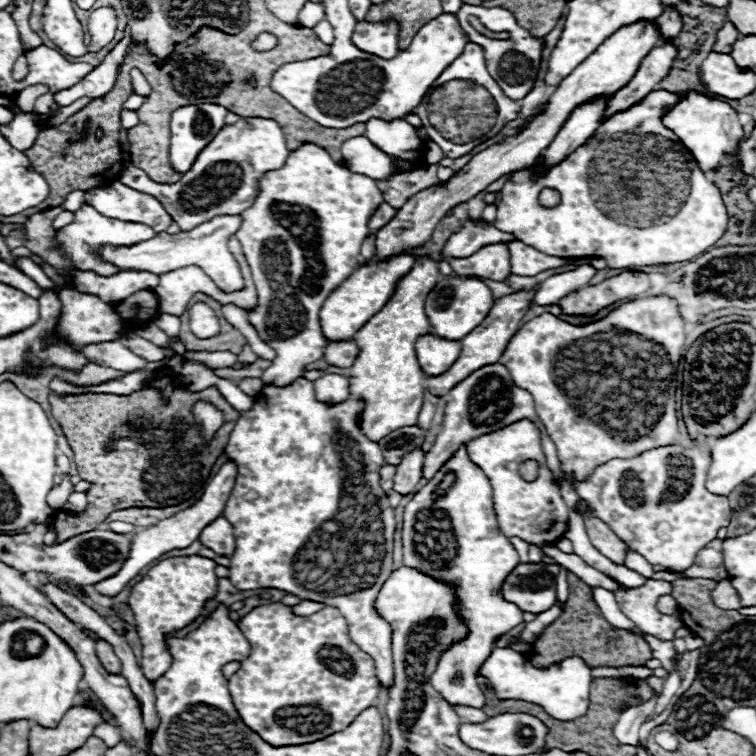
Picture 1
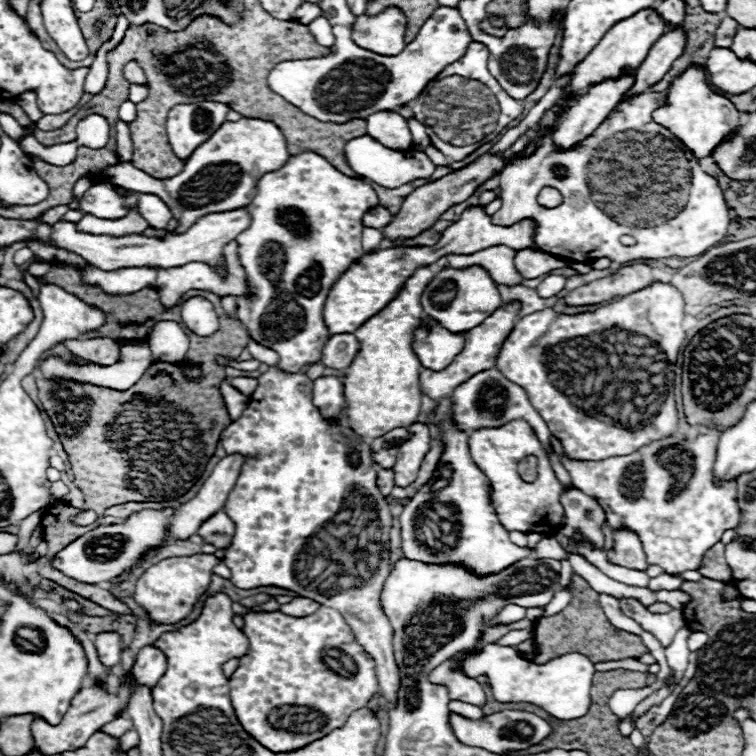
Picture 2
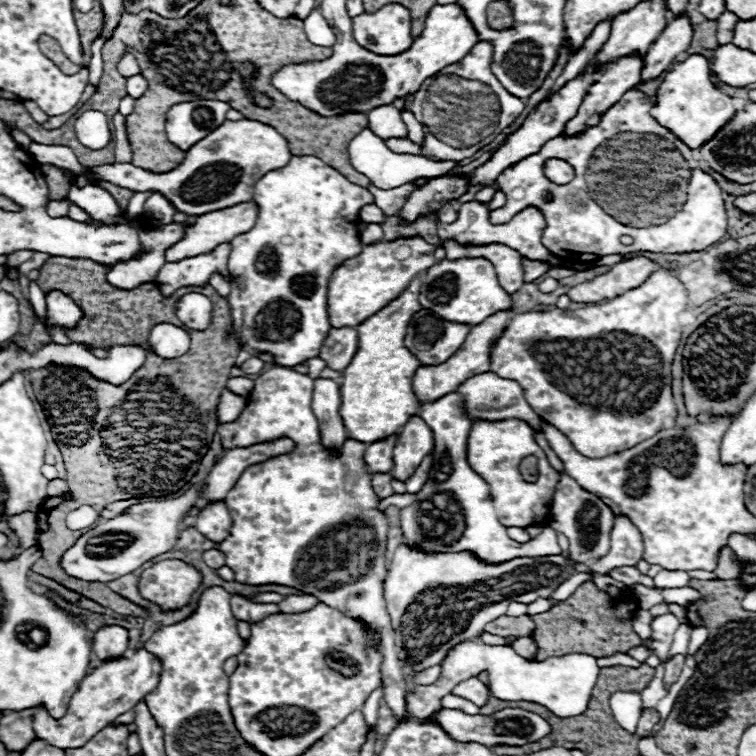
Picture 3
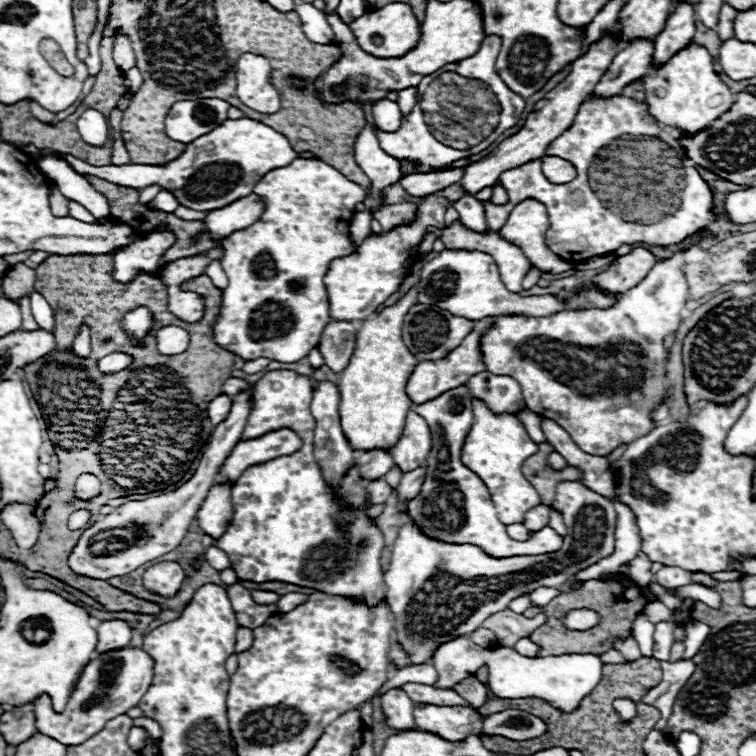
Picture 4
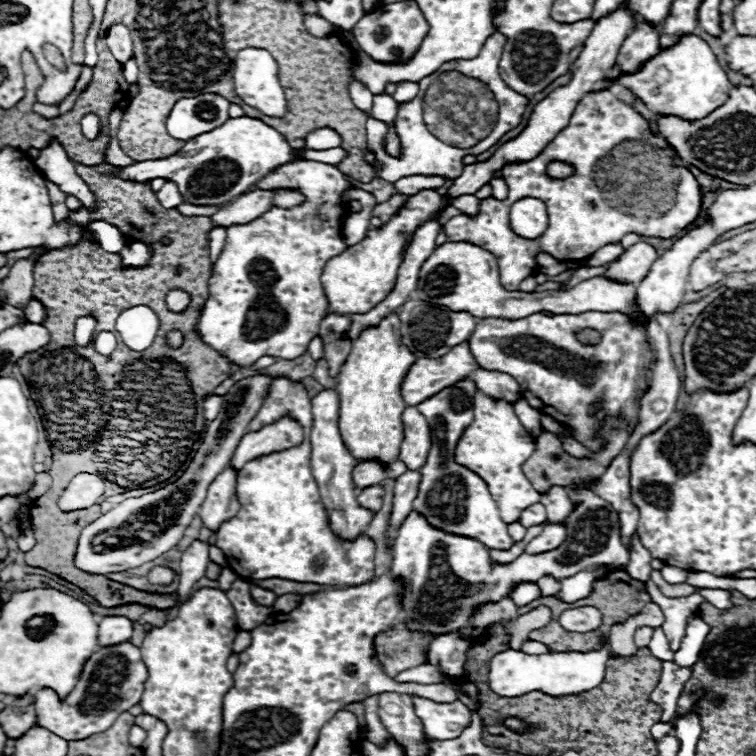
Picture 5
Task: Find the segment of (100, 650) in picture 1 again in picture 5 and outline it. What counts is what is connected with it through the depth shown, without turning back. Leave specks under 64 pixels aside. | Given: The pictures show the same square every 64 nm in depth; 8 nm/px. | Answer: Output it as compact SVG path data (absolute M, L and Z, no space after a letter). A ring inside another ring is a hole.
M104 616L98 630L98 644L120 644L130 640L132 622L126 616Z

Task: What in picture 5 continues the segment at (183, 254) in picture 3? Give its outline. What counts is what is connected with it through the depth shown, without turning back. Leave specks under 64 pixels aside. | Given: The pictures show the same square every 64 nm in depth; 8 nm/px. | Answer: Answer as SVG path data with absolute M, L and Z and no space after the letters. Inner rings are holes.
M254 190L244 196L244 200L234 200L220 208L212 218L214 226L232 226L232 224L246 224L268 212L272 206L278 208L292 208L292 204L302 204L304 194L298 190Z

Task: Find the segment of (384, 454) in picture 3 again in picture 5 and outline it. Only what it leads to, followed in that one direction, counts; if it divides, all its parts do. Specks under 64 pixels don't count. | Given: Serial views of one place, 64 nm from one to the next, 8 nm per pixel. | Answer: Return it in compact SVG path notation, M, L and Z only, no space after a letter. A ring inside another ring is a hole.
M364 460L364 462L358 462L352 470L352 480L358 488L368 488L368 486L374 486L378 482L382 482L386 478L386 472L384 468L374 462L374 460Z

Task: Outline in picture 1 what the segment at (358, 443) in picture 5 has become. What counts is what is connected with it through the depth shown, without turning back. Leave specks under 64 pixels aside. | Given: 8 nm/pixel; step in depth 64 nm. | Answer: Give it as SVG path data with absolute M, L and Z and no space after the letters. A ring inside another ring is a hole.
M422 256L412 272L400 280L392 300L354 336L360 354L354 366L350 366L350 396L364 400L360 430L374 442L396 428L416 426L424 396L424 372L418 364L414 344L422 332L432 330L424 314L424 296L434 288L436 280L440 280L436 262Z

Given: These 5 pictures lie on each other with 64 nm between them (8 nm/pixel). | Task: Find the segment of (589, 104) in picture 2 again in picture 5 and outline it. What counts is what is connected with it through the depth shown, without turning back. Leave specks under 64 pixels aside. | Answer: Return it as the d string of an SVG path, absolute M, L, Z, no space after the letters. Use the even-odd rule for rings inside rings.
M638 22L620 46L616 66L612 68L608 78L616 78L620 72L634 72L636 68L640 68L642 60L648 60L648 56L654 56L658 50L660 28L648 26L648 22Z

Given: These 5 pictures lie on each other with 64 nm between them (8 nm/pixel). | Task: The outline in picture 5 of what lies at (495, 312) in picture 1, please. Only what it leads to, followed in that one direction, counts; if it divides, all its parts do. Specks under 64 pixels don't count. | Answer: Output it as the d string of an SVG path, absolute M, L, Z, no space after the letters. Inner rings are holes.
M462 342L440 358L418 358L406 372L400 384L400 394L408 406L416 406L440 392L440 388L470 376L476 368L480 366L470 354L468 344Z

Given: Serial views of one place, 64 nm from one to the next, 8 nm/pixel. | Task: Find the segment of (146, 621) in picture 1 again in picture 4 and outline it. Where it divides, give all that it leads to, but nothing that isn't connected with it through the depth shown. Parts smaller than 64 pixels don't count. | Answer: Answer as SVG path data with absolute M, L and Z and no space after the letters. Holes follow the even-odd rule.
M210 546L210 548L206 550L206 562L212 564L212 568L216 568L216 570L224 570L224 568L228 568L228 564L230 564L226 552L222 552L222 550L216 548L216 546ZM160 562L144 572L144 586L150 592L162 594L162 596L172 596L176 590L182 586L186 574L178 566L178 562ZM120 648L96 654L86 664L64 712L54 712L50 696L38 696L34 700L36 730L44 732L46 736L52 736L54 740L60 740L66 746L82 744L82 740L88 740L96 732L104 730L106 722L138 706L154 676L152 666L152 658L140 648Z

